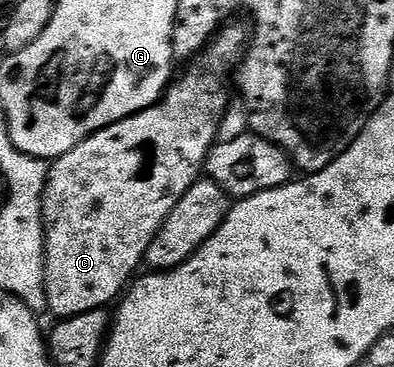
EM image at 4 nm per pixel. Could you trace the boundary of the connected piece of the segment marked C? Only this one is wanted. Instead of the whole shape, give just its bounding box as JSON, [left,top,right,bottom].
[44,25,250,319]

